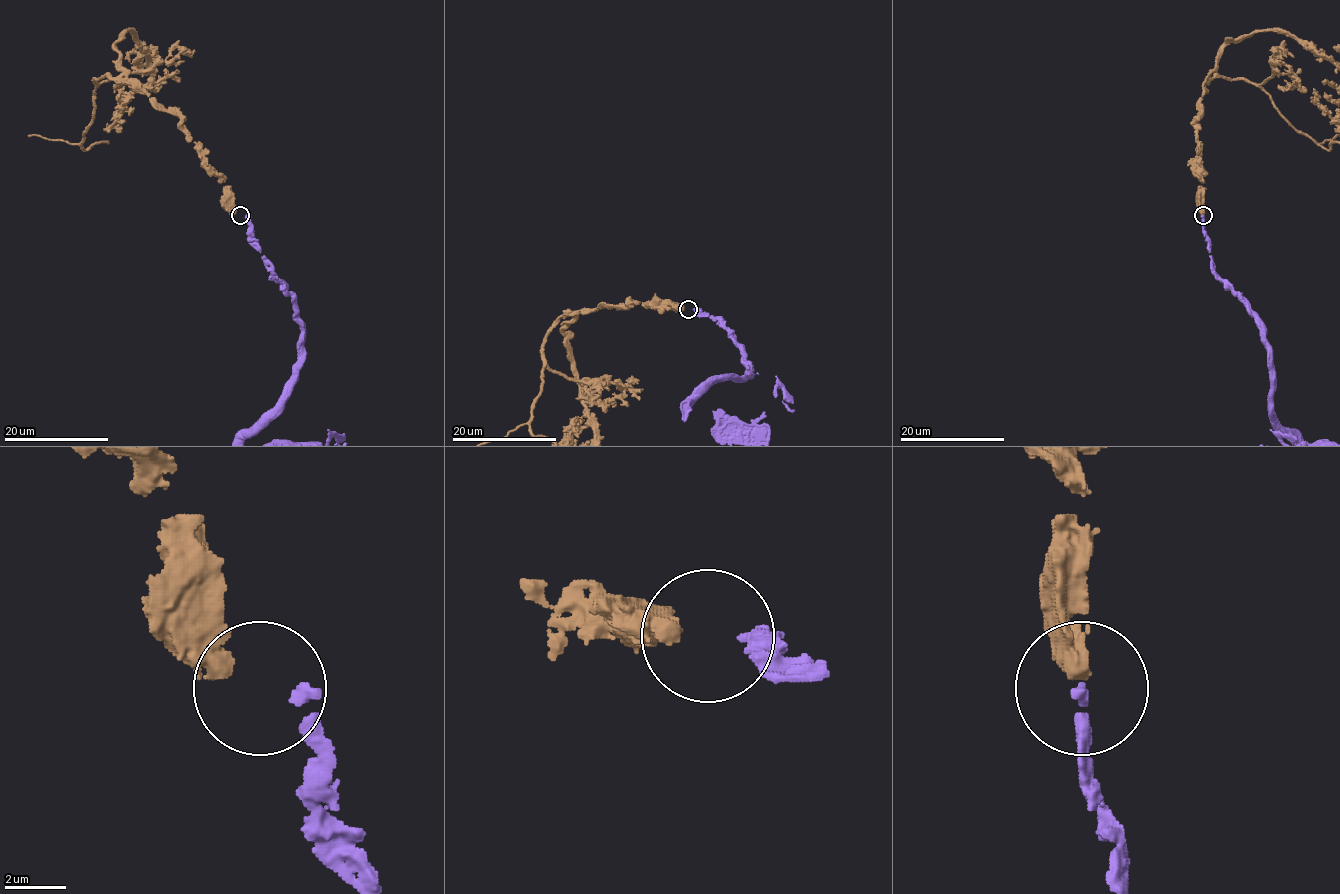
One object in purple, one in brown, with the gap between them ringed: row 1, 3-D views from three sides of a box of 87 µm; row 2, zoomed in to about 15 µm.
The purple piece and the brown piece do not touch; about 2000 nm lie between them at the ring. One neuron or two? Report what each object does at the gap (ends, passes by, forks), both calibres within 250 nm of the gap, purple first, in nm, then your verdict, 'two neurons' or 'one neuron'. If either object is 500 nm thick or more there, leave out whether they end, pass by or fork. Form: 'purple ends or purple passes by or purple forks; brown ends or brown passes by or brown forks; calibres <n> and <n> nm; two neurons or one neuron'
calibres 360 and 650 nm; one neuron

